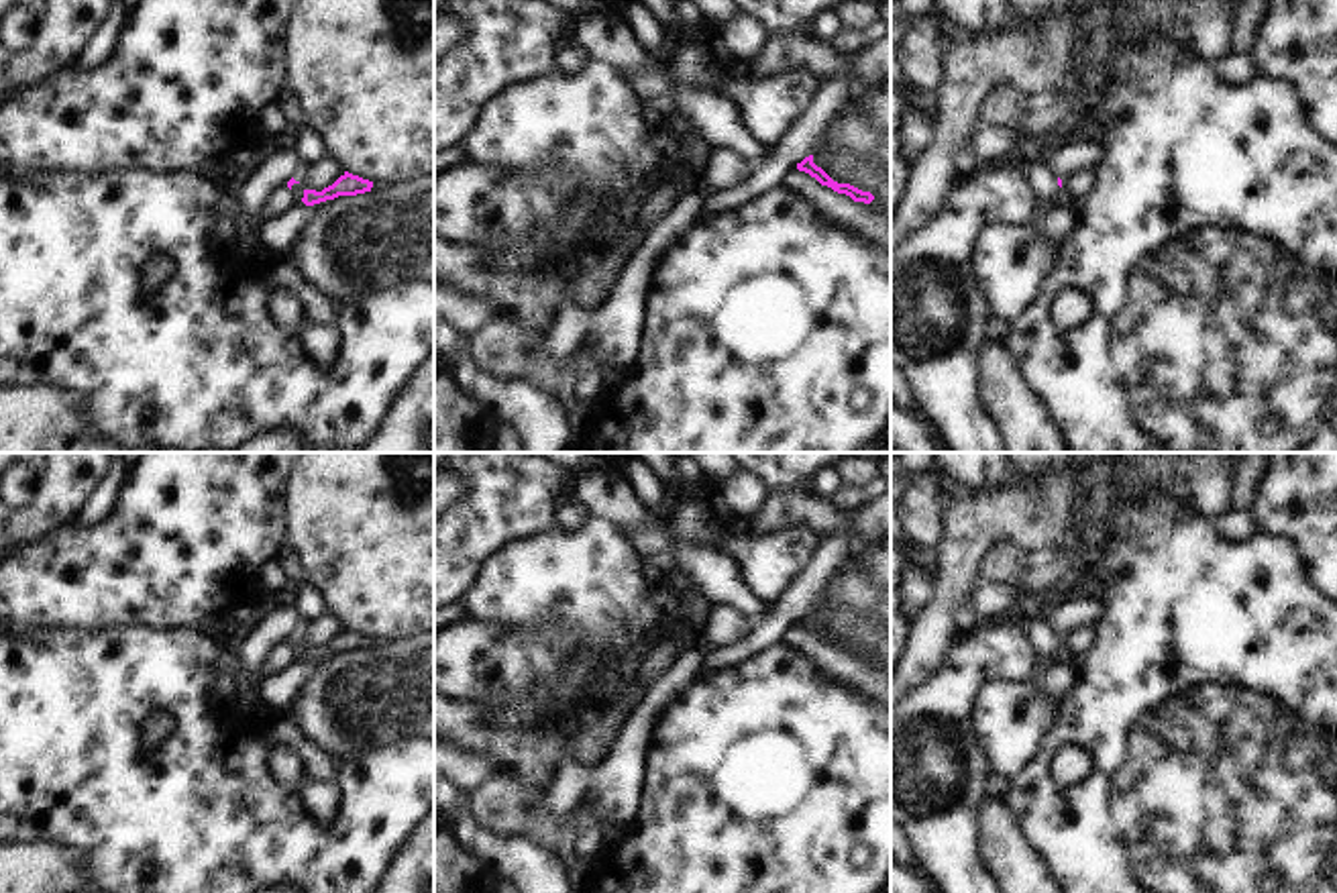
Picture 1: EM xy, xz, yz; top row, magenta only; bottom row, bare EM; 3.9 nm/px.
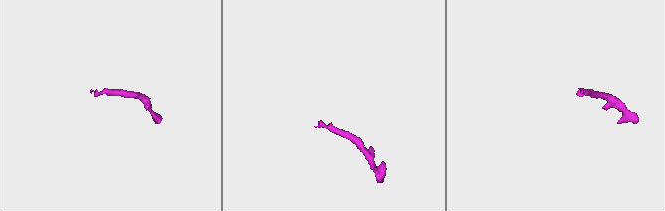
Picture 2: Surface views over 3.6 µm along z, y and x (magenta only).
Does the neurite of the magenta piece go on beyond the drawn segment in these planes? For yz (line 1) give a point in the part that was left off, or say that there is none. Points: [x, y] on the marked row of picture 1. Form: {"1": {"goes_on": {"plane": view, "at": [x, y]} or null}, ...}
{"1": {"goes_on": {"plane": "yz", "at": [1079, 186]}}}

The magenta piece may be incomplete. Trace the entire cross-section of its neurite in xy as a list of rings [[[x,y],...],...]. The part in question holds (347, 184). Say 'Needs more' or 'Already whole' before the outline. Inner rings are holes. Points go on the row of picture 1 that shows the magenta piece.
Needs more. [[[322,157],[310,167],[302,167],[300,186],[304,190],[302,202],[314,206],[338,196],[357,196],[371,192],[373,181],[344,171],[336,161]]]

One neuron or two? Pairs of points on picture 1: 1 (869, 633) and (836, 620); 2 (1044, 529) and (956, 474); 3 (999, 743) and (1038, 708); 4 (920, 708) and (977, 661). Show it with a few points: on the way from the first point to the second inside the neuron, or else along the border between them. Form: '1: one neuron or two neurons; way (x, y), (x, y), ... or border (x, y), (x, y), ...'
1: one neuron; way (861, 631), (844, 622)
2: two neurons; border (1026, 476), (1015, 482), (938, 496)
3: one neuron; way (1009, 732), (1028, 714)
4: one neuron; way (934, 704), (963, 675)

